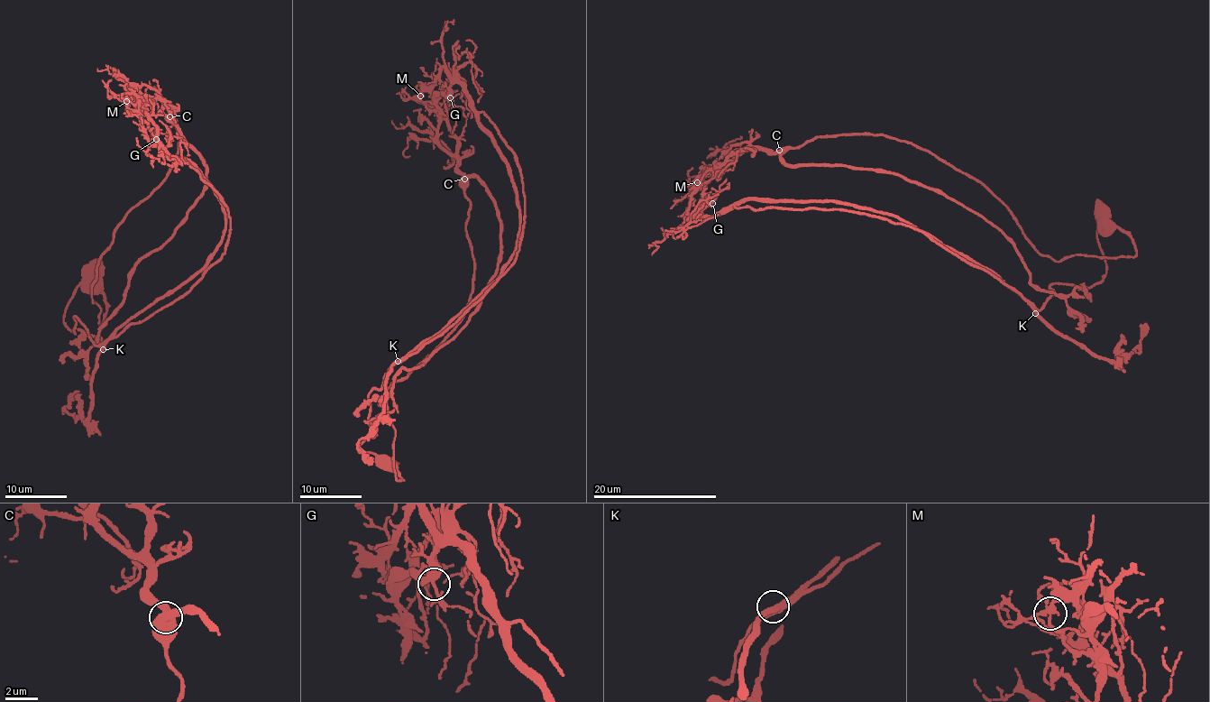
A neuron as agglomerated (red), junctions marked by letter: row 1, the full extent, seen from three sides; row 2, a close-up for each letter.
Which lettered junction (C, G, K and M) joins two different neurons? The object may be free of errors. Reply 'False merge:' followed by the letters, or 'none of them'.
False merge: M

